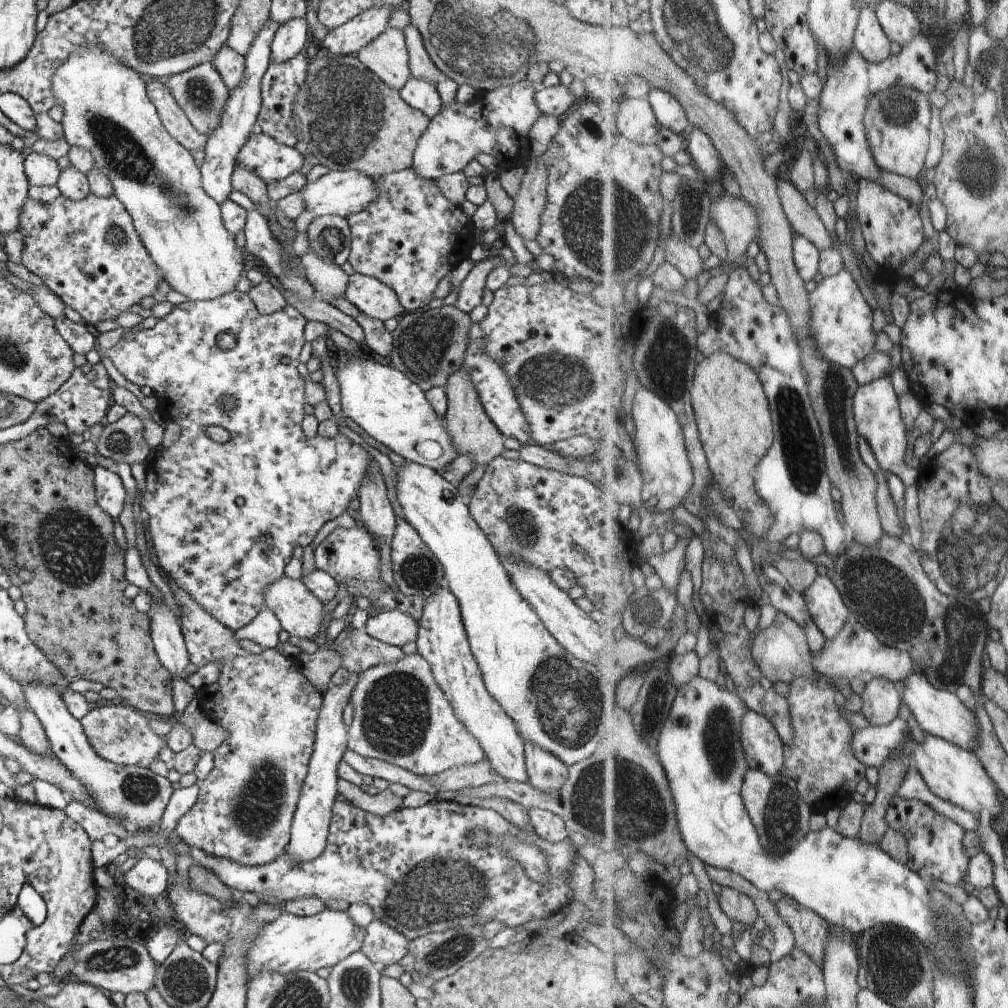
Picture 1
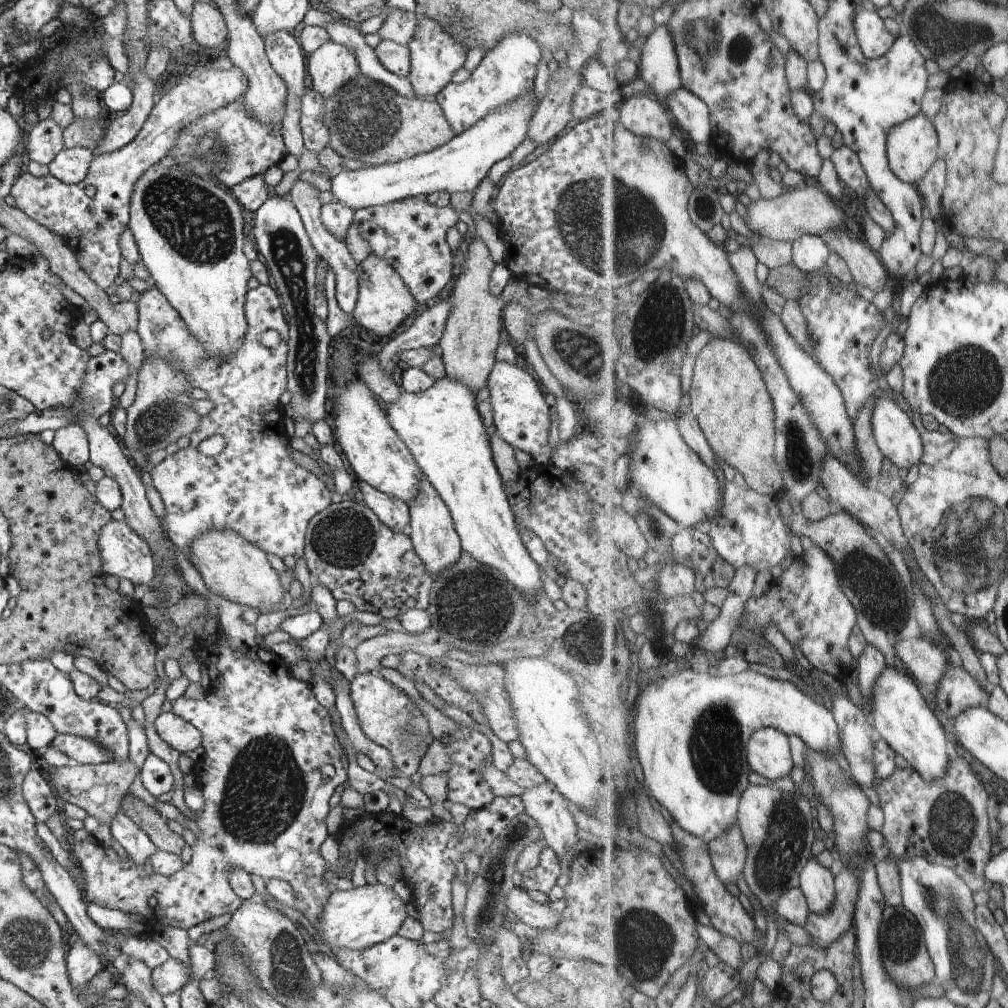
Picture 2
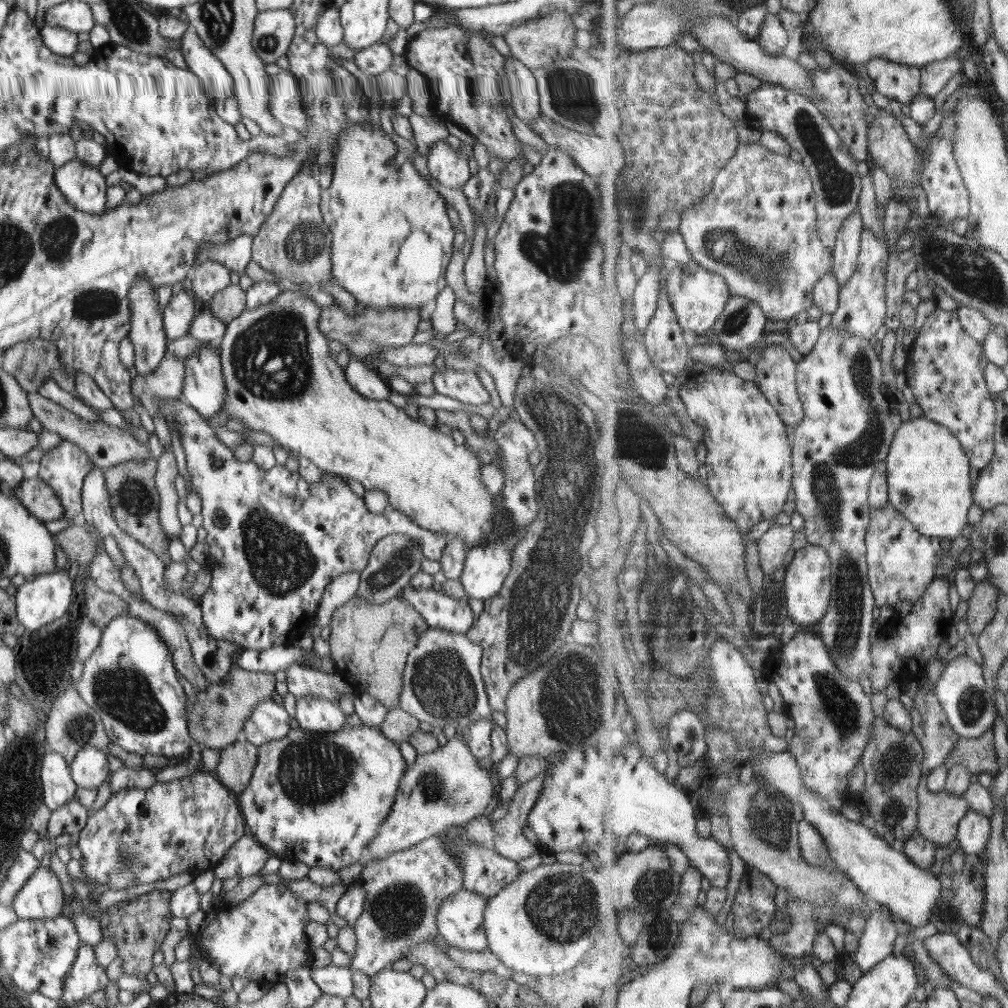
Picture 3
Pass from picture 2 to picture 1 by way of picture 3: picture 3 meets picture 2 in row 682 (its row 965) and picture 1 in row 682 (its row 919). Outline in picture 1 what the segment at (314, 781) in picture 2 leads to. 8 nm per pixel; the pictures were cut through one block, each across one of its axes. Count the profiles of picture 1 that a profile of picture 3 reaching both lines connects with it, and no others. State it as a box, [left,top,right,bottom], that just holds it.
[165,574,323,866]

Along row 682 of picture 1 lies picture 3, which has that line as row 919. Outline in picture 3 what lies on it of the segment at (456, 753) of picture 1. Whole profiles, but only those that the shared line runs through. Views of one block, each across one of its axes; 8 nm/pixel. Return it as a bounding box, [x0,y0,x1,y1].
[350,835,463,978]

